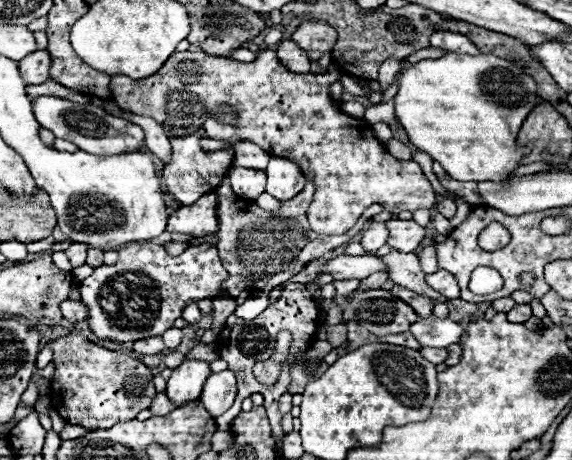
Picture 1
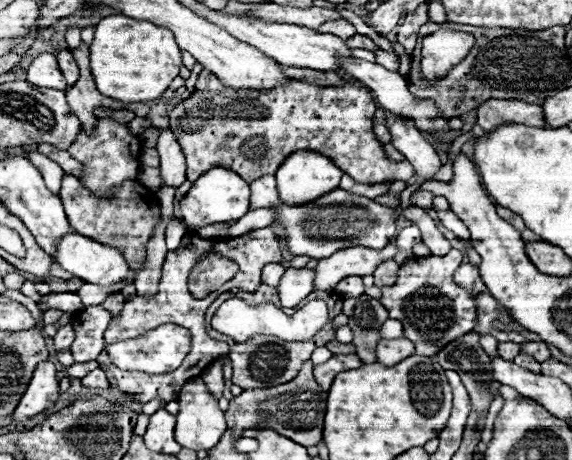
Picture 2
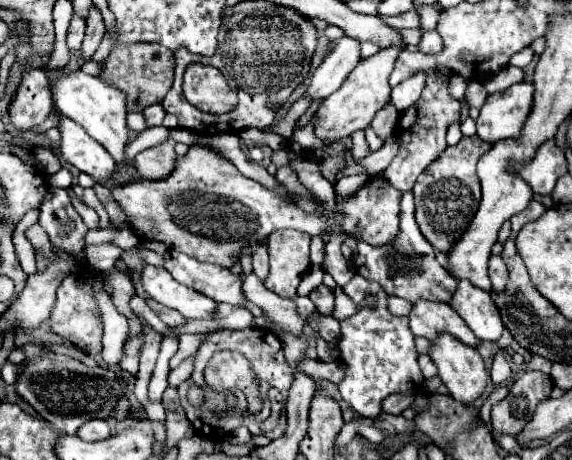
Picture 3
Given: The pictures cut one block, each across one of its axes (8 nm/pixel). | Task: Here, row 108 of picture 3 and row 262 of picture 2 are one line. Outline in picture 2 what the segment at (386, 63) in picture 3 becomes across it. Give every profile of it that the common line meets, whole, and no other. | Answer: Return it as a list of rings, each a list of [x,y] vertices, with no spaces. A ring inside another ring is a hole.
[[[390,242],[382,250],[372,248],[344,248],[334,252],[330,258],[322,258],[314,268],[314,288],[316,290],[332,290],[346,276],[368,276],[382,260],[390,260],[396,256],[396,244]]]

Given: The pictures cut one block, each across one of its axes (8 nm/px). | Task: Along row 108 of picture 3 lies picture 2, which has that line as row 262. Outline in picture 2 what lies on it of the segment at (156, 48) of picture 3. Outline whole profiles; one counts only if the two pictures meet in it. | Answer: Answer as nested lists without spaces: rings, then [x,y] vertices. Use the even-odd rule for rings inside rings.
[[[66,174],[62,180],[60,198],[64,202],[68,222],[78,234],[118,248],[134,270],[142,268],[146,260],[146,242],[160,220],[160,202],[156,202],[158,198],[152,190],[148,190],[136,180],[130,180],[122,184],[122,188],[118,188],[118,192],[114,192],[113,195],[99,196],[84,188],[84,184],[78,178]]]

